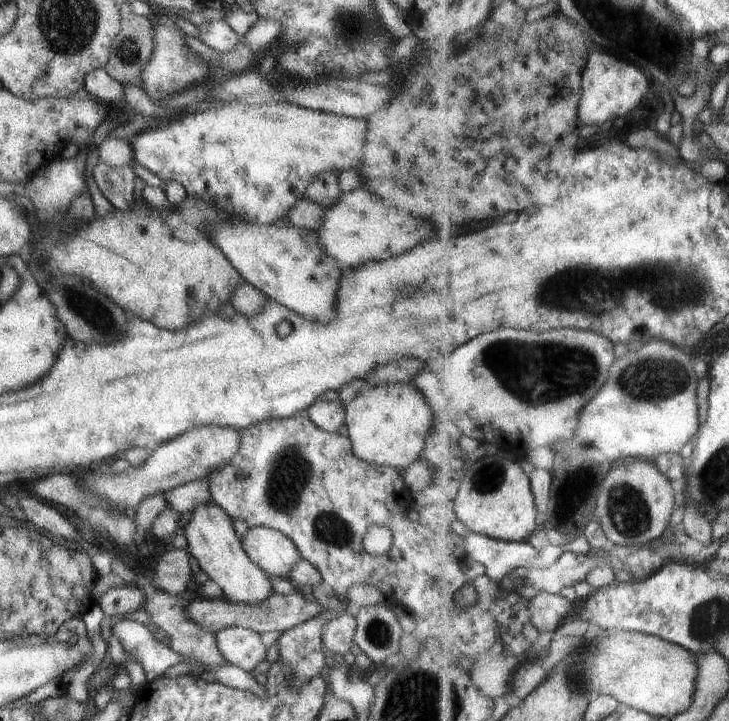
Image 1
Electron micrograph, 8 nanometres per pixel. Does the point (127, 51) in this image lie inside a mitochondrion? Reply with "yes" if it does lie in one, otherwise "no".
yes

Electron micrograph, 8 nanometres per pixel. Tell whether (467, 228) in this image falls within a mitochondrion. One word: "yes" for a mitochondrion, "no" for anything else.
no

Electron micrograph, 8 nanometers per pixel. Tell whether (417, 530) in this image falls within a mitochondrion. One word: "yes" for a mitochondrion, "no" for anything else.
no

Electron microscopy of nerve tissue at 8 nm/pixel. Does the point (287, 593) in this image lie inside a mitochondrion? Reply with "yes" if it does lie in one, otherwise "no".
no

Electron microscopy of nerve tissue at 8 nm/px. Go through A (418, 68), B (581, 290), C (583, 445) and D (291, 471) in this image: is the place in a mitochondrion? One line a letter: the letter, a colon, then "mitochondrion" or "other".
A: other
B: mitochondrion
C: mitochondrion
D: mitochondrion

